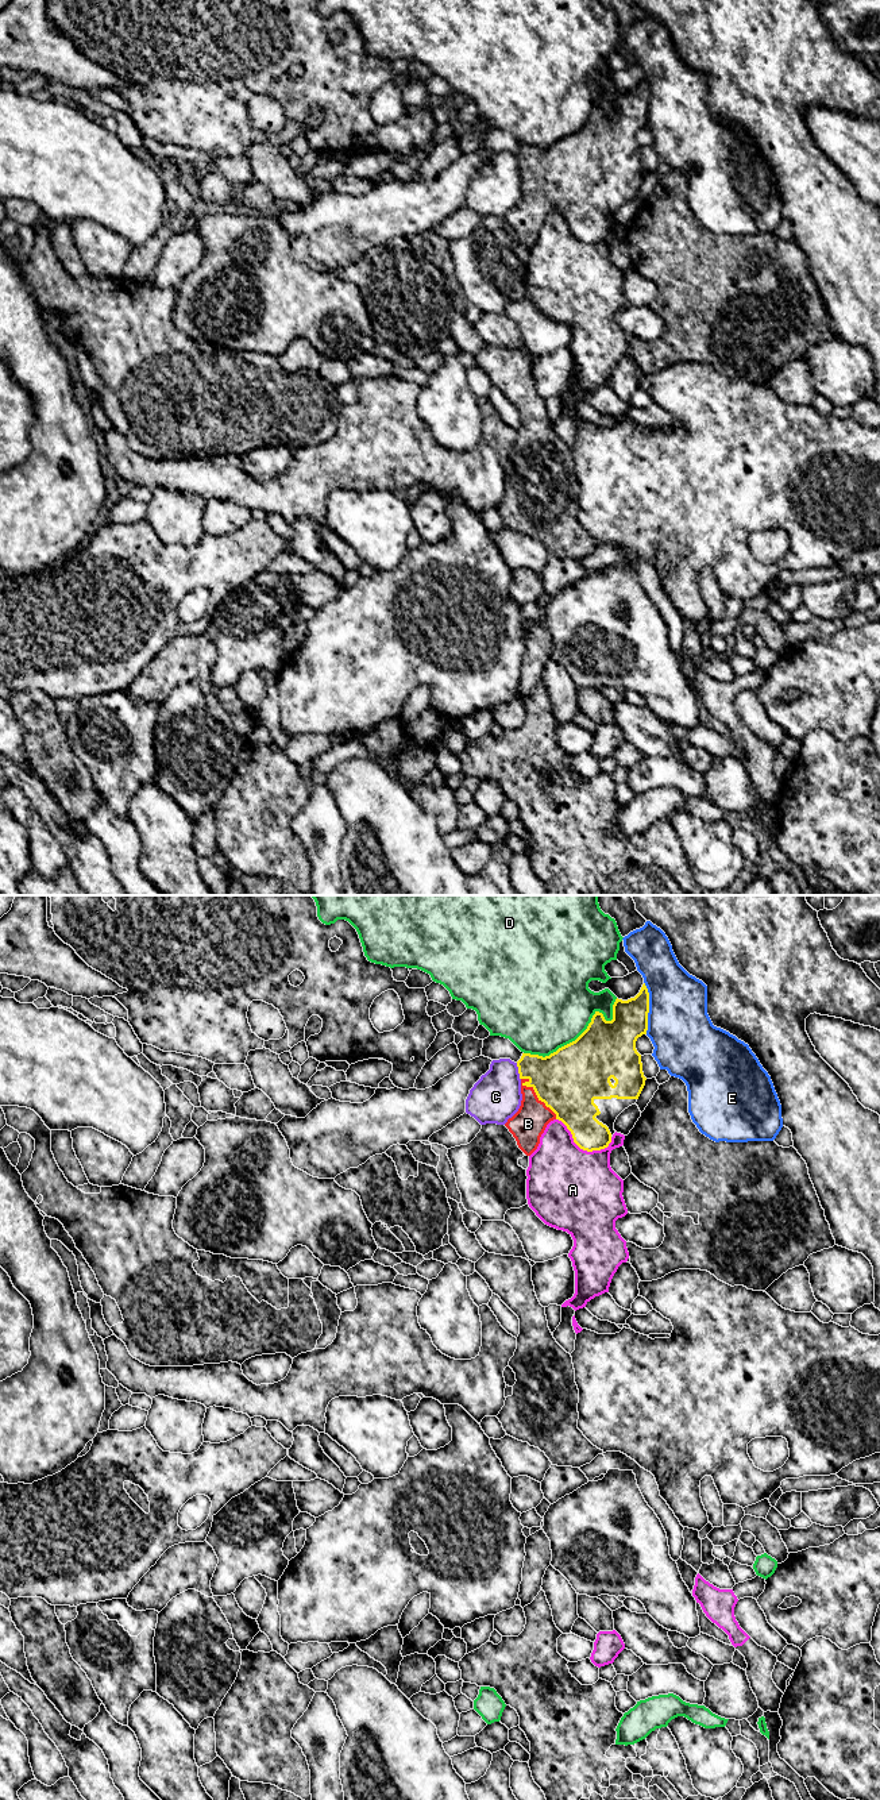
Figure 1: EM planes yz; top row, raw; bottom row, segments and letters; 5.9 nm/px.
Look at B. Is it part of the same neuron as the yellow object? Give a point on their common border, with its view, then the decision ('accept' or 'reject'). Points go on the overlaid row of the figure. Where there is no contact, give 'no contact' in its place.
yz (537, 1097) | accept

